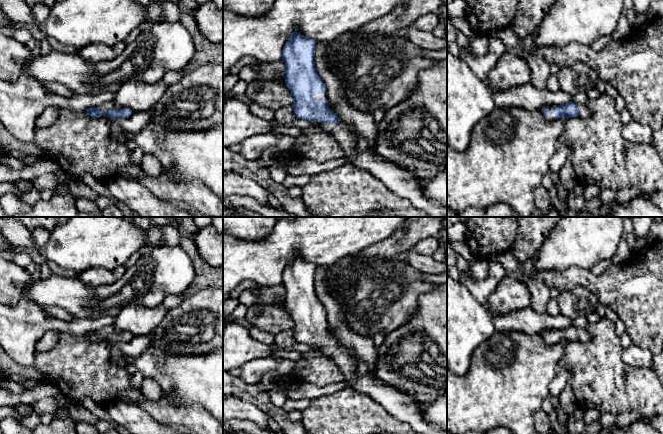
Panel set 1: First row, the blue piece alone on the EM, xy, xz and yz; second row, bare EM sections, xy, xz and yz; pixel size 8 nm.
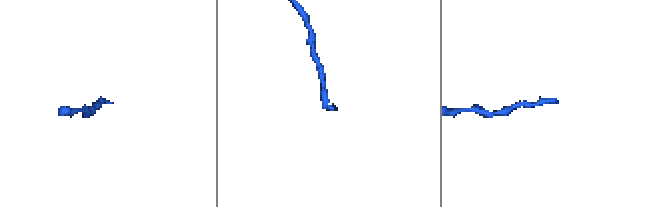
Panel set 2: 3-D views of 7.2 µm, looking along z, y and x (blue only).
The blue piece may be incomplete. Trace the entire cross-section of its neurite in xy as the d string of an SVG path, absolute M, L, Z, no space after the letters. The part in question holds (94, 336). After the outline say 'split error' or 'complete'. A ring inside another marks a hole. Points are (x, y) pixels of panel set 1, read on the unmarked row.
M106 327L100 331L86 333L87 338L93 342L105 340L111 344L117 342L128 342L133 336L128 332L117 330L115 327Z | split error

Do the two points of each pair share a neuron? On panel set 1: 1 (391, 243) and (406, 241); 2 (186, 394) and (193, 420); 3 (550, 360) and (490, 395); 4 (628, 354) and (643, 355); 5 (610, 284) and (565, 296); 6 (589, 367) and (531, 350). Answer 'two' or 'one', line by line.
1: one
2: two
3: one
4: one
5: two
6: two

